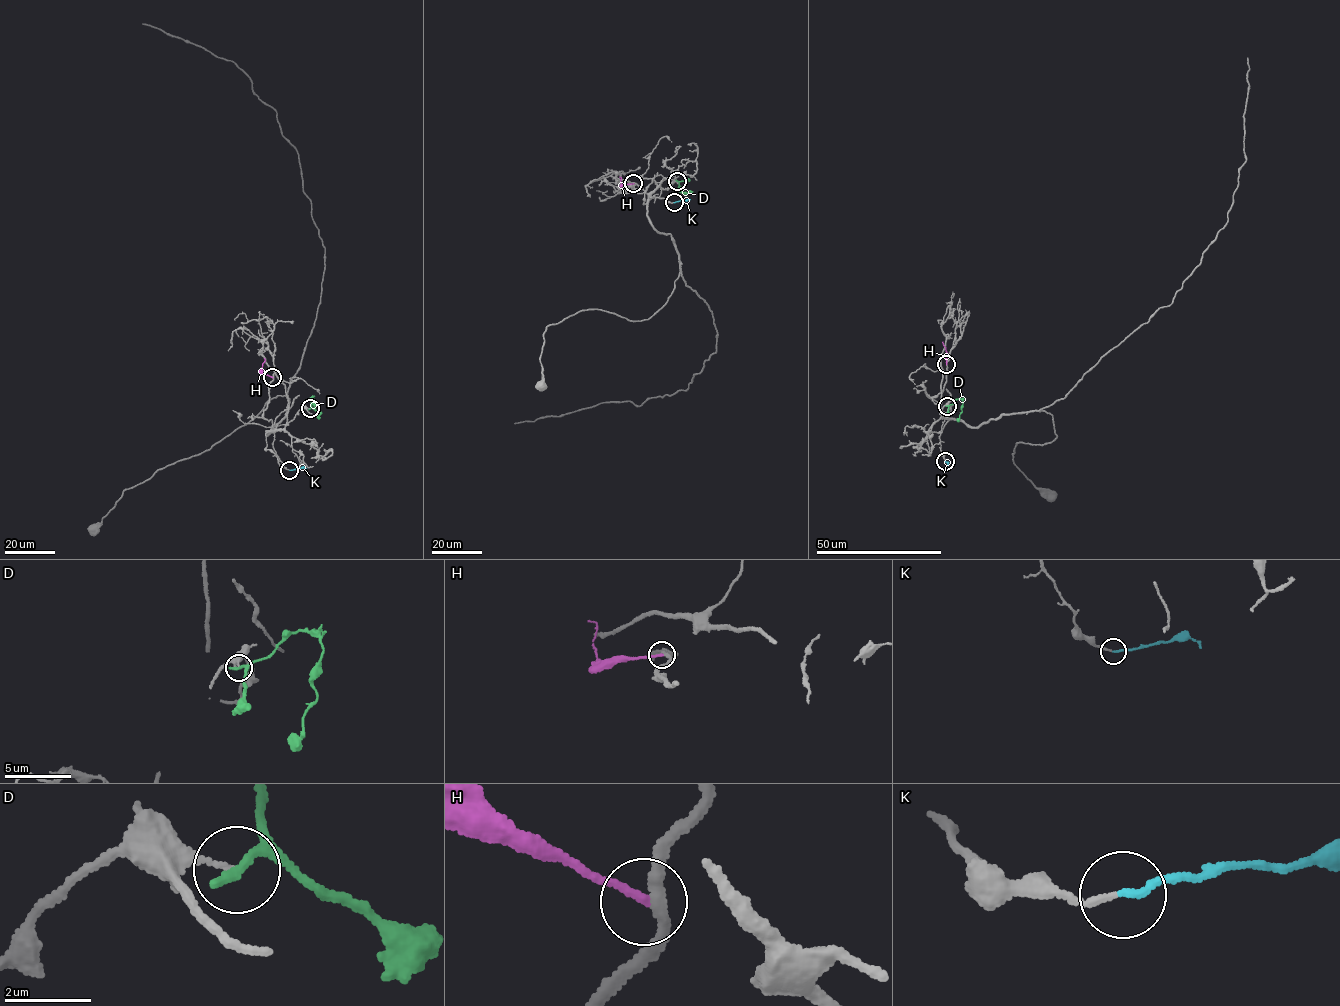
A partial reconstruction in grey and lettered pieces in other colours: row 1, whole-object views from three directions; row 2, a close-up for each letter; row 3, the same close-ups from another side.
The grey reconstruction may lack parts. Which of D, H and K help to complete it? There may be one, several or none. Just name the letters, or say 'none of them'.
K

